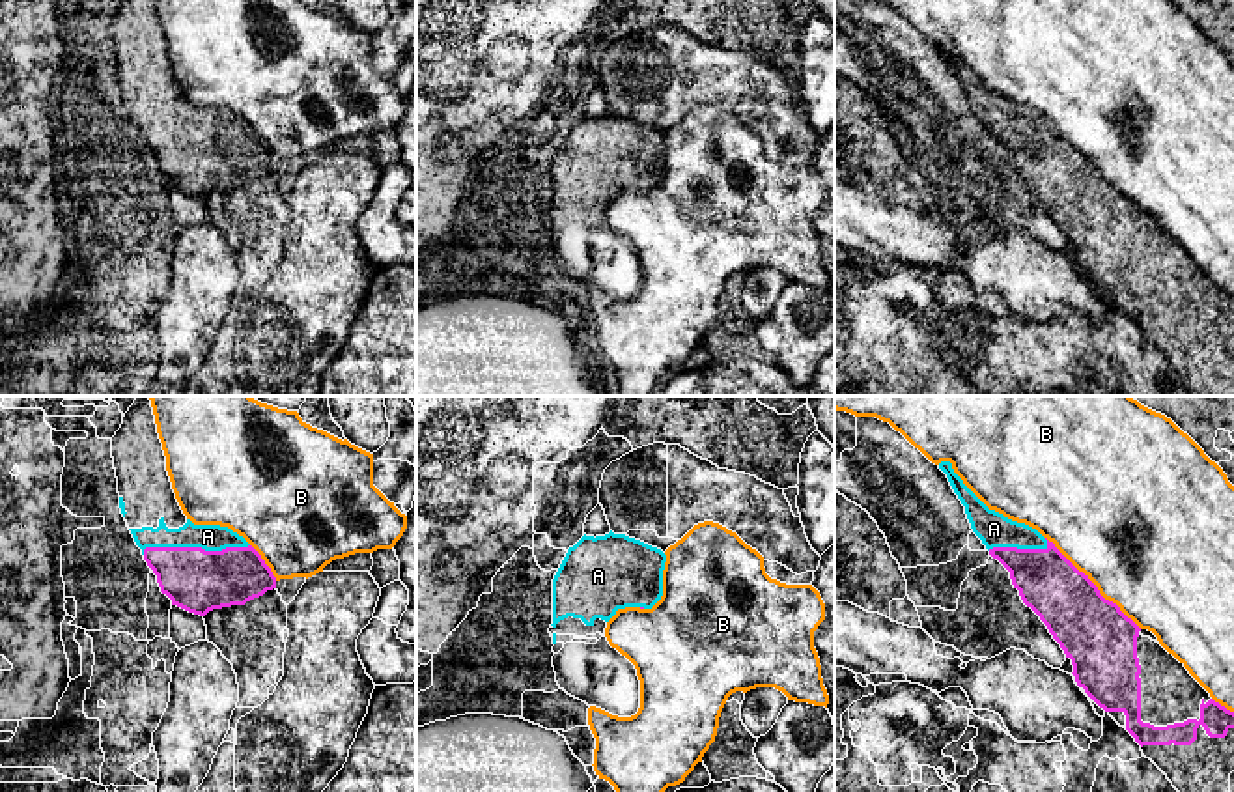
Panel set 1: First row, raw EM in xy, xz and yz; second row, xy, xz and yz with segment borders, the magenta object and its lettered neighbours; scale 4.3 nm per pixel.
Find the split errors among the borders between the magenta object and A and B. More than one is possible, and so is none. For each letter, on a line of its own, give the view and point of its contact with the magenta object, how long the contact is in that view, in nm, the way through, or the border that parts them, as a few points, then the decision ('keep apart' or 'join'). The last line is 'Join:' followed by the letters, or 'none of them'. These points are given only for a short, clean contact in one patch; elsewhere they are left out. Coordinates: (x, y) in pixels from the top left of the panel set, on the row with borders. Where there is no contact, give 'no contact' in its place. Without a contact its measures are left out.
A: xy (195, 548) | 460 nm | join
B: yz (1094, 585) | 550 nm | keep apart
Join: A

